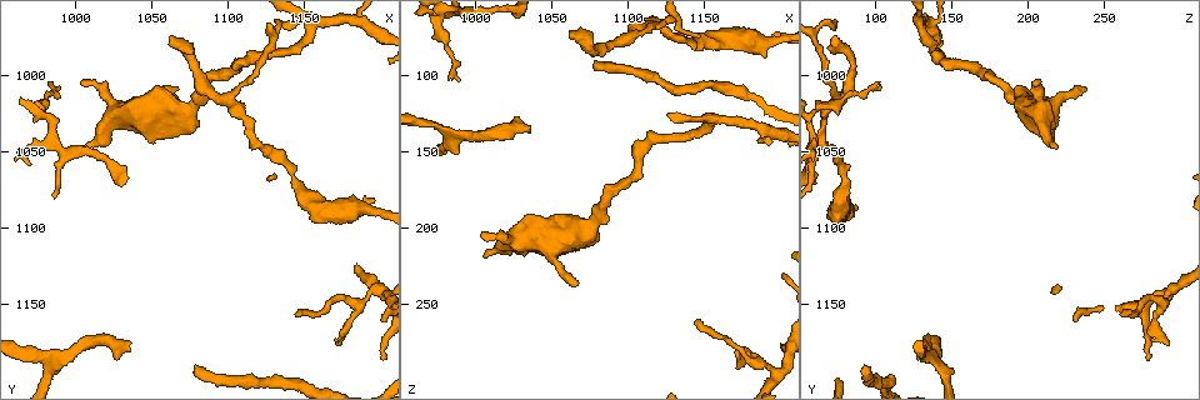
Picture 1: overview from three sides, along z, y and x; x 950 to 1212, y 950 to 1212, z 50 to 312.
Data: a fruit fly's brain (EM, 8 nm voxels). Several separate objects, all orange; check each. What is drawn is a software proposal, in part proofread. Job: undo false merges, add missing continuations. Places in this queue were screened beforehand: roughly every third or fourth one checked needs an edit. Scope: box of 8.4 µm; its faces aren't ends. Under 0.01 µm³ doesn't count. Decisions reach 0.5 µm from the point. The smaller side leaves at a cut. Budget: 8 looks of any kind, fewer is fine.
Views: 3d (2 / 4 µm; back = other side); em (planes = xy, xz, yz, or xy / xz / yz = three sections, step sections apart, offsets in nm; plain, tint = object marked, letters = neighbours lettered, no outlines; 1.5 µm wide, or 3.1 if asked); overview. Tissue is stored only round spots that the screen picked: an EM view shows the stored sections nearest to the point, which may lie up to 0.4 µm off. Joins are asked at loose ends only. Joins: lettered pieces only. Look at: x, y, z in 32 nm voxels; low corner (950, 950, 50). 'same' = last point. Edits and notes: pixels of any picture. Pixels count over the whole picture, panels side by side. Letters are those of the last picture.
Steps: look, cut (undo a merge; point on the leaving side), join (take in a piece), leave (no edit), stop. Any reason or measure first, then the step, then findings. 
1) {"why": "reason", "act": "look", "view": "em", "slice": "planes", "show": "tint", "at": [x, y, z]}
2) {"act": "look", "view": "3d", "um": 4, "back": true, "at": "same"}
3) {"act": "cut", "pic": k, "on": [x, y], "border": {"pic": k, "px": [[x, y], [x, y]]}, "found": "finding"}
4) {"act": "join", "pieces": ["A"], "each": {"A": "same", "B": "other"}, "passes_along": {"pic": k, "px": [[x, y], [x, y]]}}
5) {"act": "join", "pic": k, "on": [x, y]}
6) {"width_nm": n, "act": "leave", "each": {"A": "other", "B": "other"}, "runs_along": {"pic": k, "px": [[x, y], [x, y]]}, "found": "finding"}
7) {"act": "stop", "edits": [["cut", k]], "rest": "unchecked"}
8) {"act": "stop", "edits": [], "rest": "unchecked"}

{"why": "long arm stops here", "act": "look", "view": "em", "slice": "planes", "show": "letters", "at": [1078, 1194, 88]}

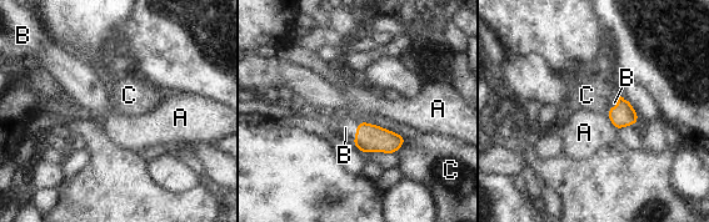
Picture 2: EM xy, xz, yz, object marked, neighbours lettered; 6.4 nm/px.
{"longest_contact_nm": ["C", 340], "act": "join", "pieces": ["B"], "each": {"A": "other", "B": "same", "C": "other"}, "passes_along": {"pic": 2, "px": [[369, 137], [355, 132], [345, 127]]}, "found": "the neuron continues"}

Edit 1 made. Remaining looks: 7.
{"act": "look", "view": "overview"}

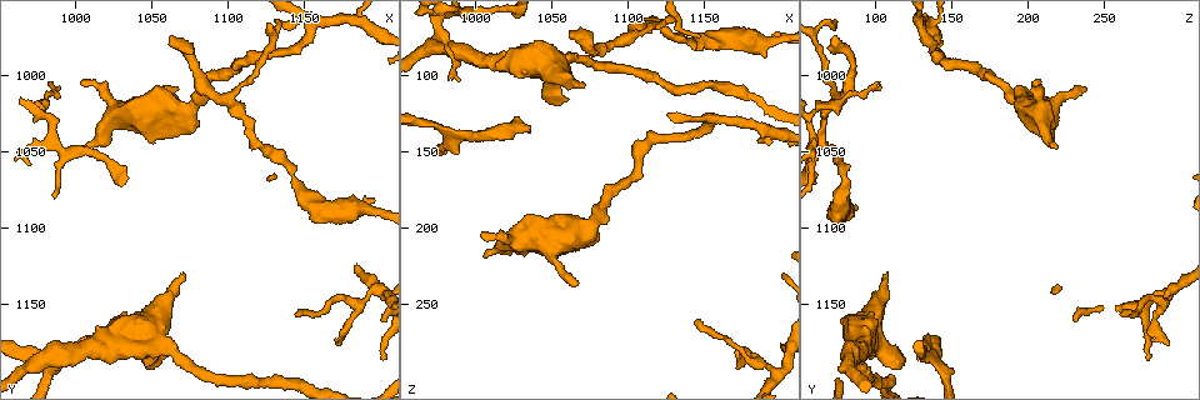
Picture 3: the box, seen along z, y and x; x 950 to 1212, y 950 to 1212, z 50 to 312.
{"why": "an open end", "act": "look", "view": "3d", "um": 2, "at": [1060, 976, 74]}

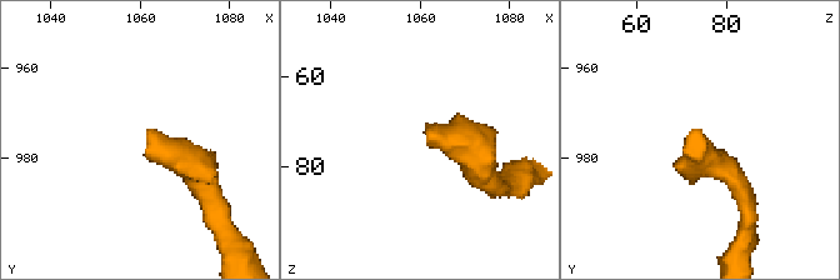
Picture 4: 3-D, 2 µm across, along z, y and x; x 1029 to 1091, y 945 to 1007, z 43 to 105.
{"act": "look", "view": "em", "slice": "yz", "step": 8, "show": "letters", "at": [1062, 974, 72]}

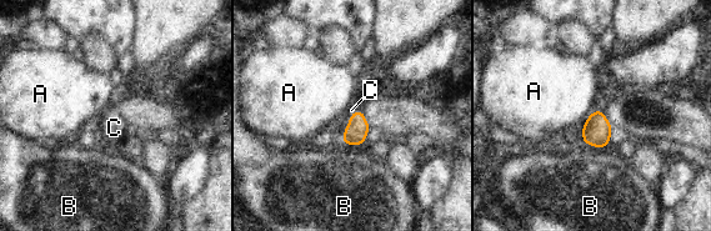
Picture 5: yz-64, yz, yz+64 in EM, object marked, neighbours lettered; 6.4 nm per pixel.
{"why": "cut it another way", "act": "look", "view": "em", "slice": "planes", "show": "letters", "at": "same"}

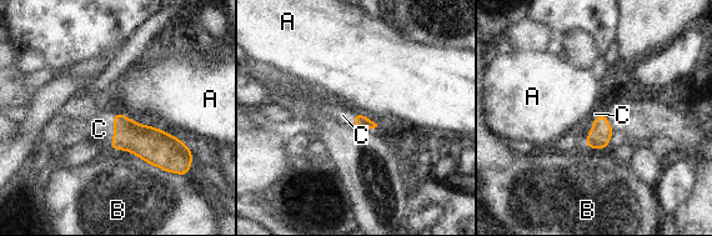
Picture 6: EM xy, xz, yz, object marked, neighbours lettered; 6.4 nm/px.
{"width_nm": 100, "act": "join", "pieces": ["C"], "each": {"A": "other", "B": "other", "C": "same"}, "found": "the neuron continues"}

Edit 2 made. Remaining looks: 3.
{"act": "look", "view": "overview"}

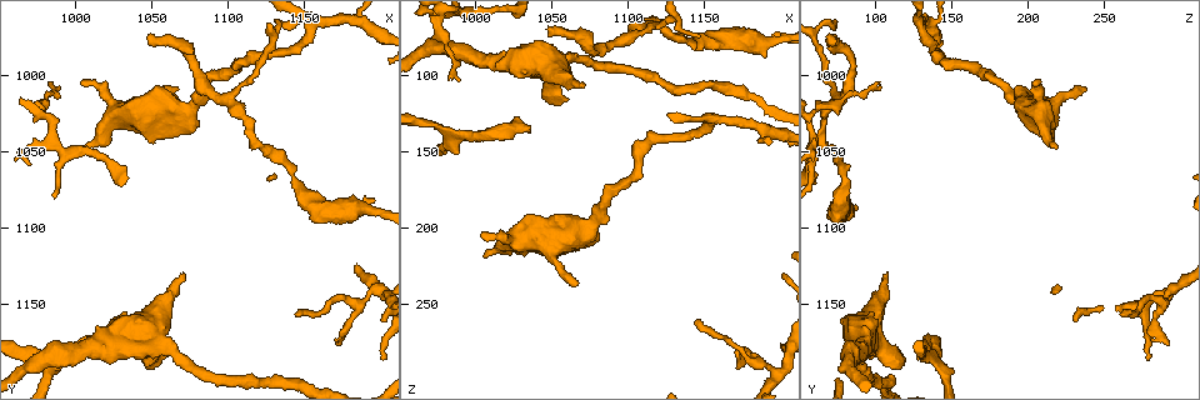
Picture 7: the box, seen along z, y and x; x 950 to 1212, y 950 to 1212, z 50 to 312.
{"why": "free end", "act": "look", "view": "em", "slice": "planes", "show": "plain", "at": [1144, 1154, 260]}

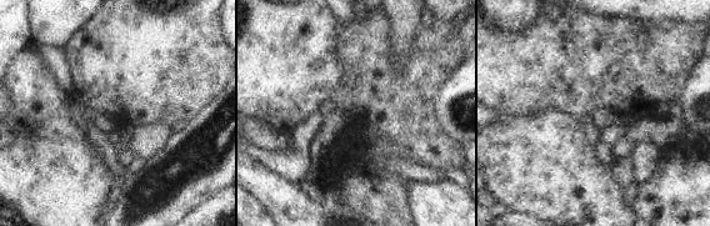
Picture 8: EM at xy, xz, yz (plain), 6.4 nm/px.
{"why": "see the neighbours", "act": "look", "view": "em", "slice": "planes", "show": "letters", "at": "same"}

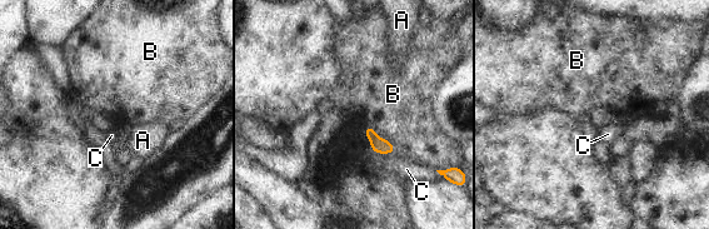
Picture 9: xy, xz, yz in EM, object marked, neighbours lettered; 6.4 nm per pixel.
{"act": "leave", "each": {"A": "other", "B": "other", "C": "other"}, "border": {"pic": 9, "px": [[363, 128], [369, 125], [397, 150]]}, "found": "none of them fits"}

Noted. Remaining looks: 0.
{"act": "stop", "edits": [["join", 2], ["join", 6]], "rest": "unchecked"}

